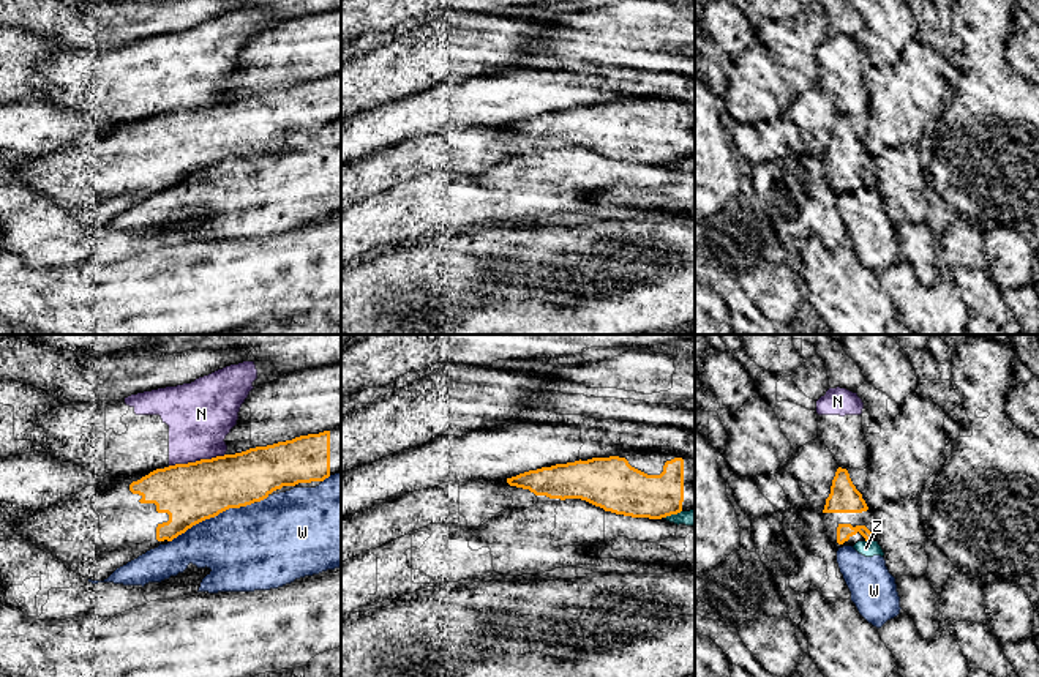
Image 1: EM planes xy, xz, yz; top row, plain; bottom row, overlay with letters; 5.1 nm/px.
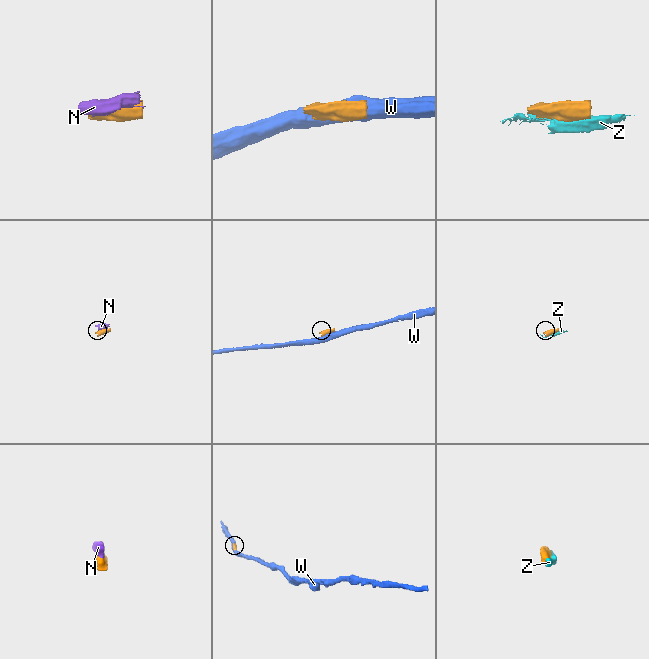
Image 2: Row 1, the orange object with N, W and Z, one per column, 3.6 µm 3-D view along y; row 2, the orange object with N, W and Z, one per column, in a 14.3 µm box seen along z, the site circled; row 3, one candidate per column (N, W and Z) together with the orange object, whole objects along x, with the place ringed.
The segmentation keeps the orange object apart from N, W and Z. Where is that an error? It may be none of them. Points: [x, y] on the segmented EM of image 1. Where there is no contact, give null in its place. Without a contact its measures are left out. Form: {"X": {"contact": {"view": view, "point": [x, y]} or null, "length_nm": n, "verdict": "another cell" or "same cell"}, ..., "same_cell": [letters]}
{"N": {"contact": {"view": "xy", "point": [196, 461]}, "length_nm": 300, "verdict": "another cell"}, "W": {"contact": {"view": "xy", "point": [210, 516]}, "length_nm": 480, "verdict": "another cell"}, "Z": {"contact": {"view": "yz", "point": [869, 540]}, "length_nm": 40, "verdict": "another cell"}, "same_cell": []}

